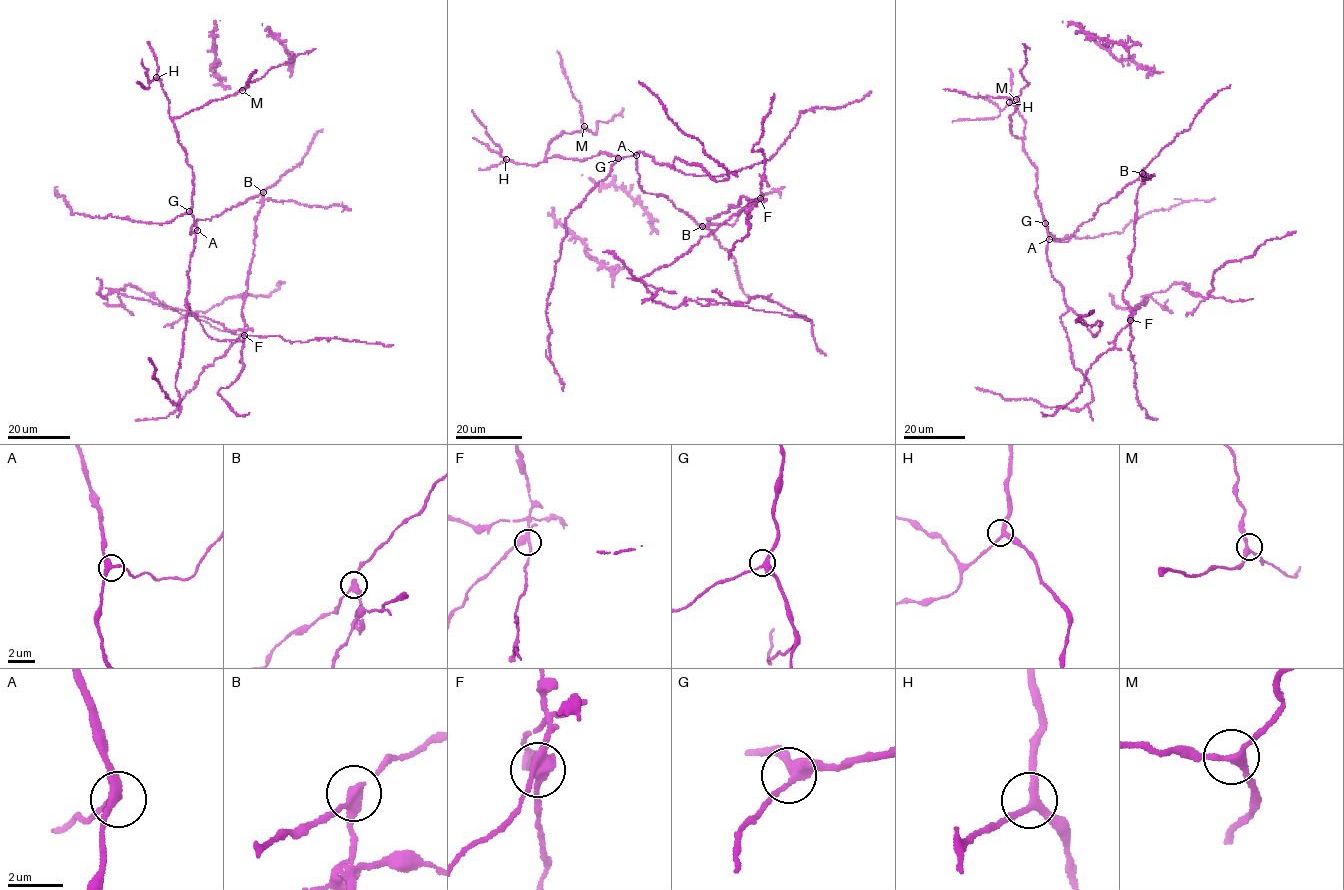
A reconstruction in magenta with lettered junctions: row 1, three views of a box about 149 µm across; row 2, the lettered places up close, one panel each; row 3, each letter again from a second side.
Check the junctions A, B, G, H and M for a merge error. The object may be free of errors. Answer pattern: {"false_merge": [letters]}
{"false_merge": ["B"]}

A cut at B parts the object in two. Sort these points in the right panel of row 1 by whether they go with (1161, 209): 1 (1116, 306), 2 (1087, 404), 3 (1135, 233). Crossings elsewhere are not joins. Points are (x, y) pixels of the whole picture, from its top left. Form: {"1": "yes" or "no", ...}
{"1": "no", "2": "yes", "3": "no"}

